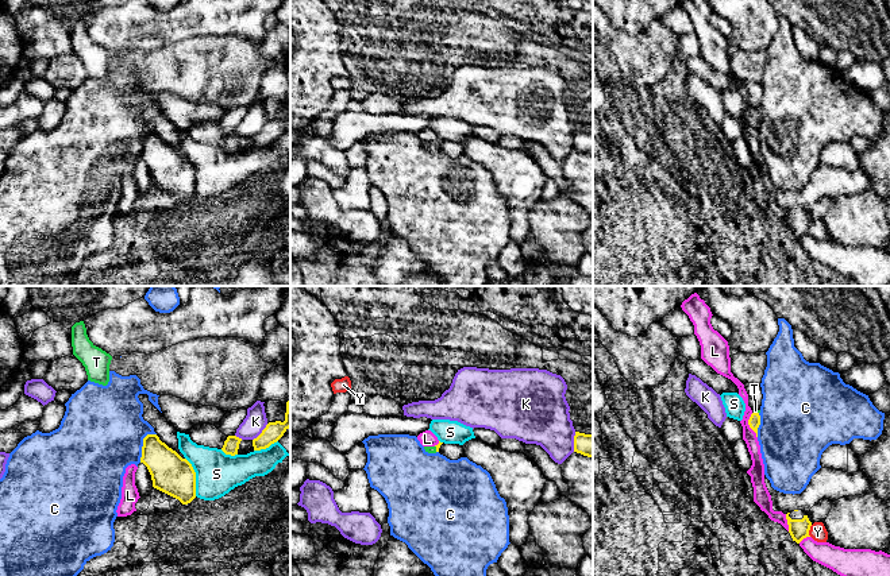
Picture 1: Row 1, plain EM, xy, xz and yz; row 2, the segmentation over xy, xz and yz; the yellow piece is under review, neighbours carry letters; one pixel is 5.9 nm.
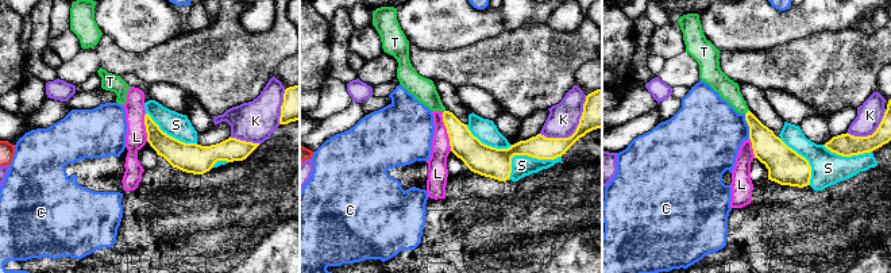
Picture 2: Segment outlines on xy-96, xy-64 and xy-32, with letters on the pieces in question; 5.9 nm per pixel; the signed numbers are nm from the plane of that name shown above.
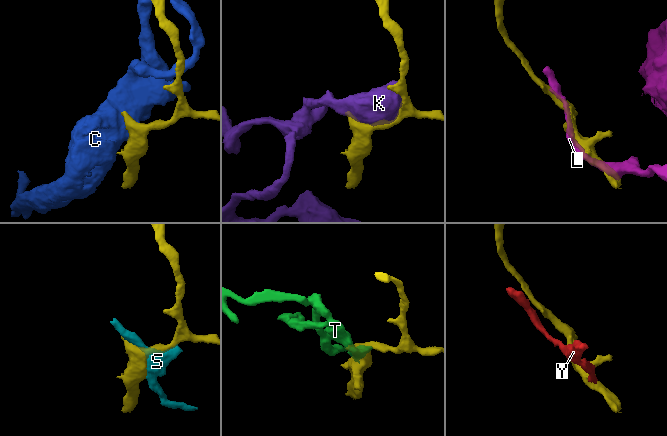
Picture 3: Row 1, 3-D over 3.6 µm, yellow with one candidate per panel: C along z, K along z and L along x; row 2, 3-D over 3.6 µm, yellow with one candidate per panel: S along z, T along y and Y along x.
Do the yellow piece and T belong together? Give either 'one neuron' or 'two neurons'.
one neuron

